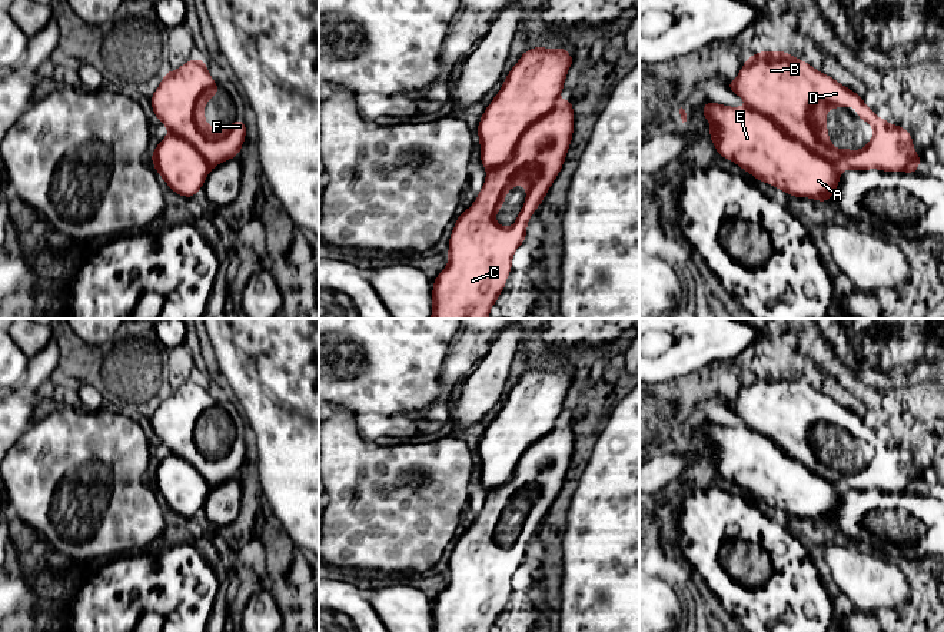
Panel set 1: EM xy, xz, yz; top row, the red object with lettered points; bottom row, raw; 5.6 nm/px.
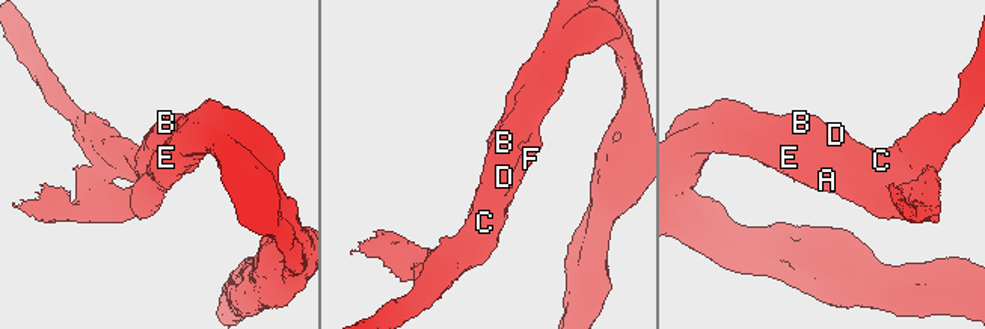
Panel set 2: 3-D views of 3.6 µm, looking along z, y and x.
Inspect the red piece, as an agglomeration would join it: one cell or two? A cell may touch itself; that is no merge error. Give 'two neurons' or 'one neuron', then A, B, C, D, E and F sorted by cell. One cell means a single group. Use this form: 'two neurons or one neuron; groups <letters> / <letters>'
two neurons; groups A E / B C D F

